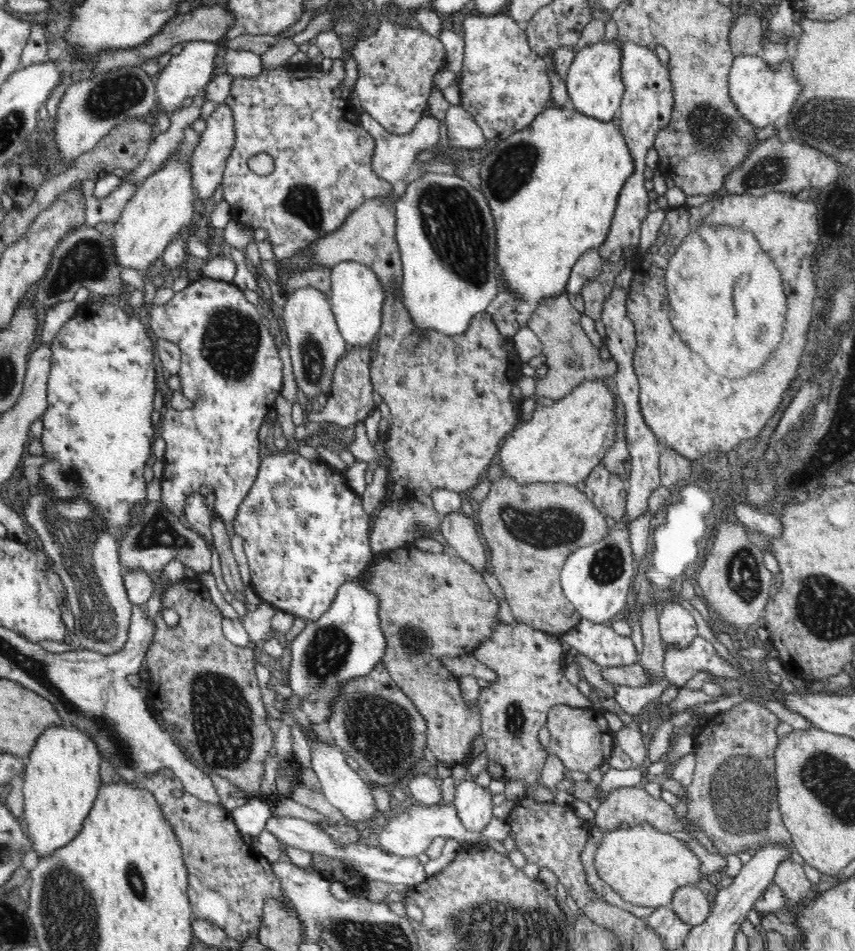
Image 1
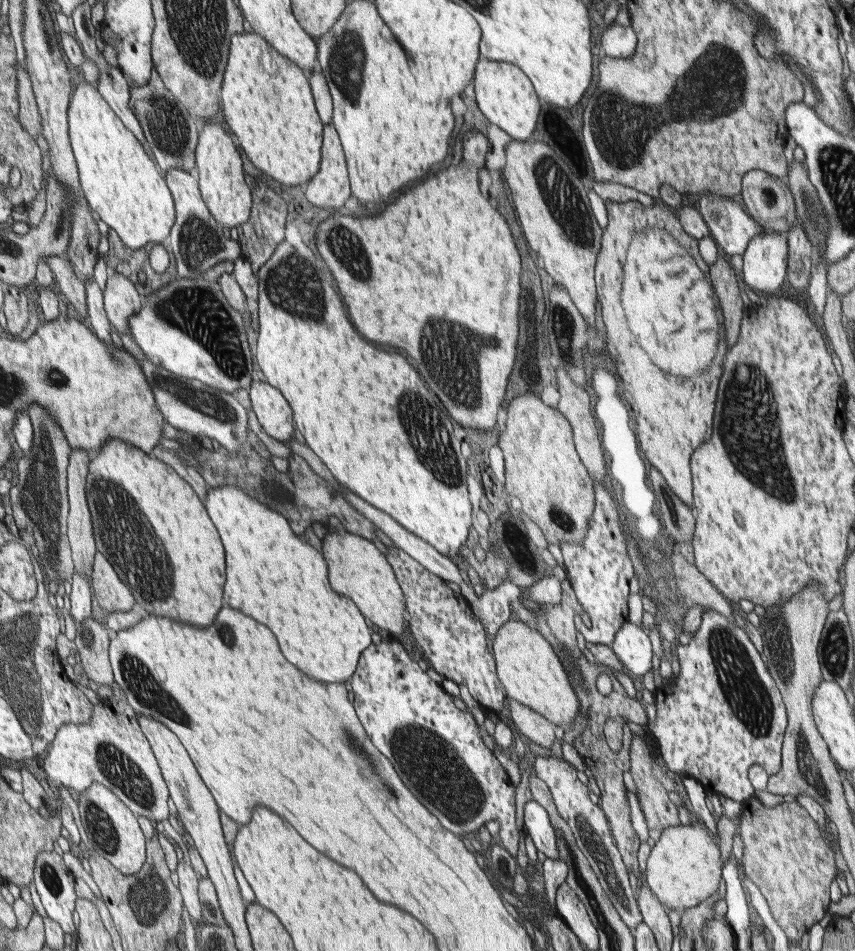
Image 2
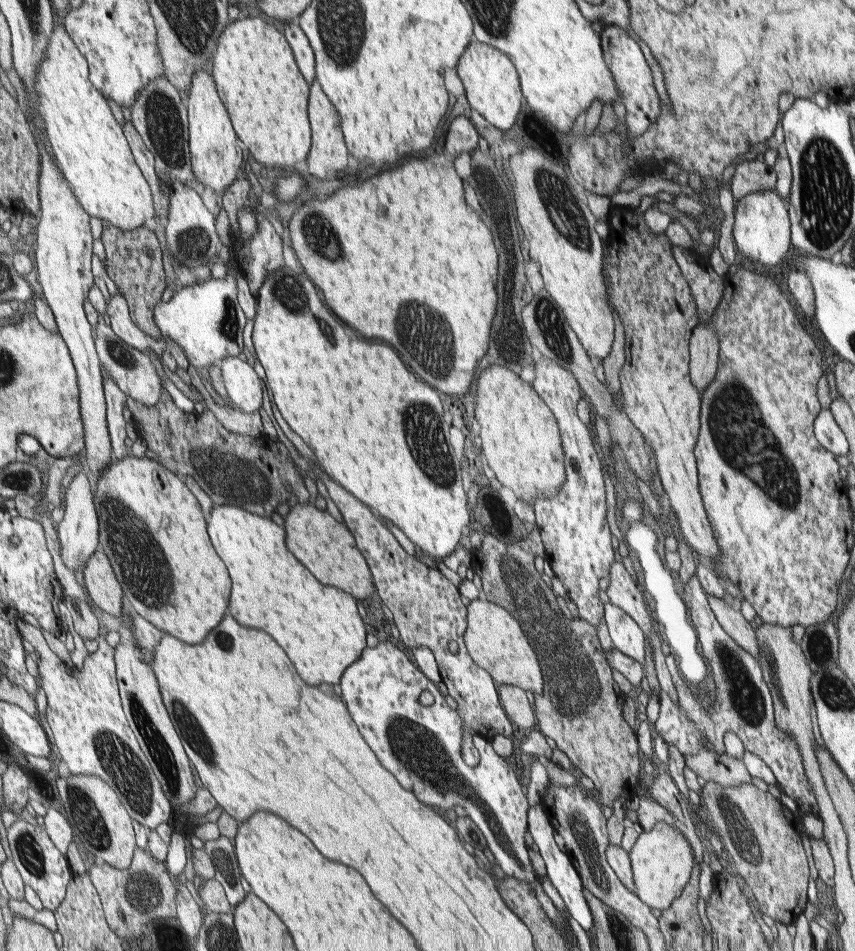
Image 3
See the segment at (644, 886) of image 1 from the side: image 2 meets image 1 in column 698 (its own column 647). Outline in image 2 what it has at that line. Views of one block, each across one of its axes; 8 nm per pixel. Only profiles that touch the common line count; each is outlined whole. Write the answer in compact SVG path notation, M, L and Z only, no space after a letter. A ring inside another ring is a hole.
M695 820L689 826L671 826L661 832L661 838L653 844L651 854L647 856L643 884L657 896L657 900L665 906L665 910L685 910L685 908L699 906L713 894L721 894L721 886L723 886L721 868L723 868L723 862L721 862L721 852L719 852L717 840L711 838L711 832L707 830L707 826L703 822Z

